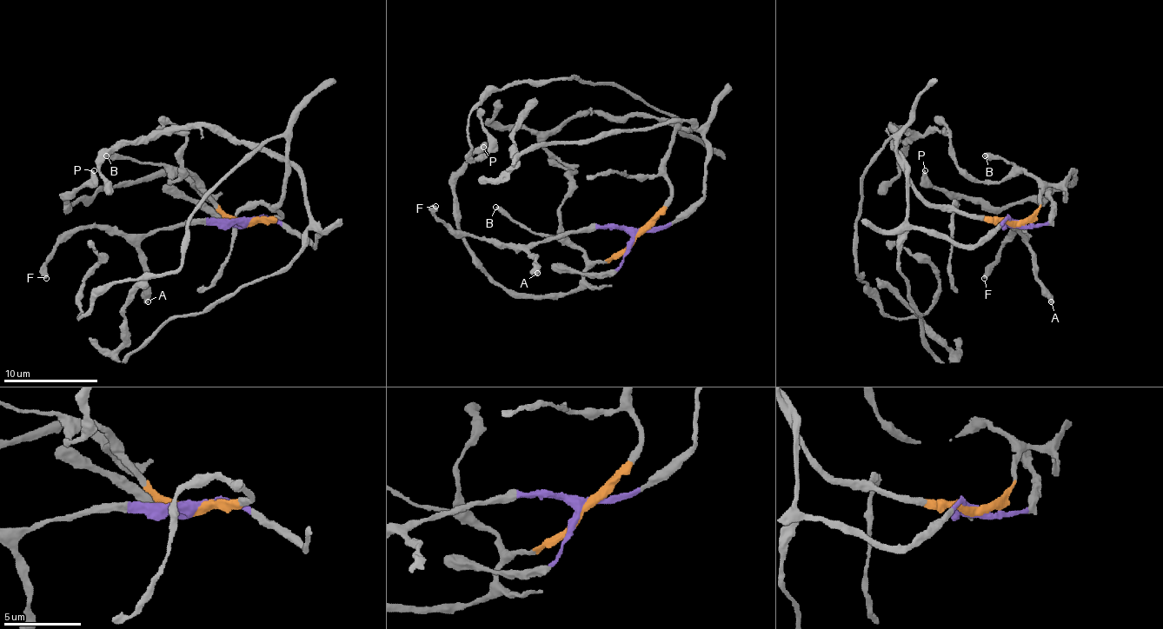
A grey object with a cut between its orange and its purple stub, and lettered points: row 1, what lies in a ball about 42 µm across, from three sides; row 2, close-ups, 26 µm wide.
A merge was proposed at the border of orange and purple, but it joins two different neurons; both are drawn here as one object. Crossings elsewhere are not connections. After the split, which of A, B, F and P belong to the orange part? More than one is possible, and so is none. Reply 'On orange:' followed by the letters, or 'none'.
On orange: B, P

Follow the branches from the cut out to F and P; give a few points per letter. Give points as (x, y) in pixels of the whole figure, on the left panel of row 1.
F: (245, 221), (193, 221), (136, 235), (84, 227), (70, 234), (56, 248), (44, 264), (47, 278)
P: (245, 221), (238, 221), (200, 186), (174, 172), (120, 182), (84, 195), (70, 208), (66, 198), (94, 170)

